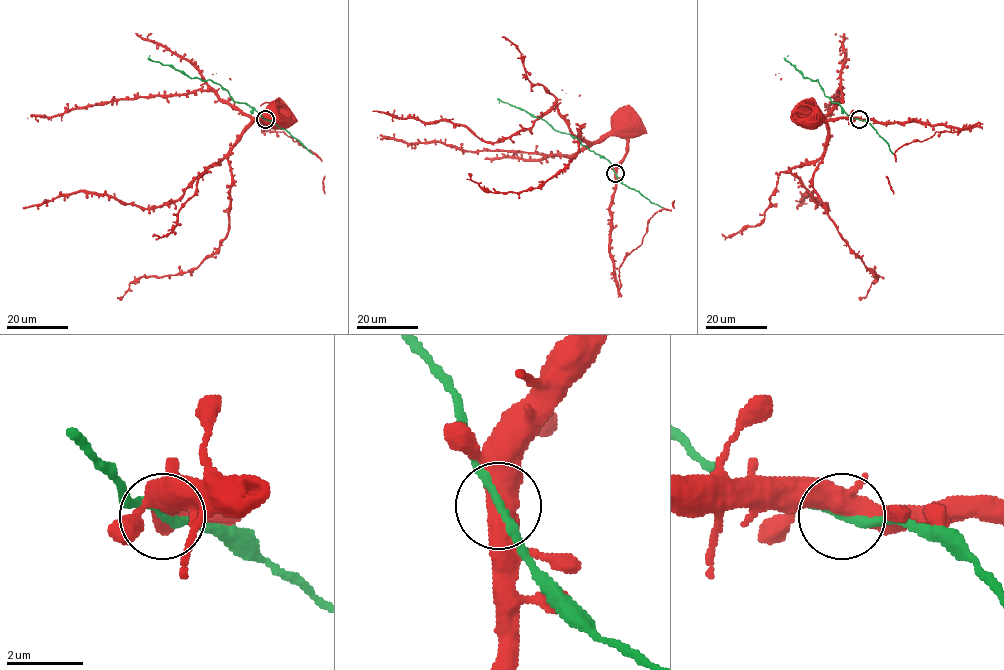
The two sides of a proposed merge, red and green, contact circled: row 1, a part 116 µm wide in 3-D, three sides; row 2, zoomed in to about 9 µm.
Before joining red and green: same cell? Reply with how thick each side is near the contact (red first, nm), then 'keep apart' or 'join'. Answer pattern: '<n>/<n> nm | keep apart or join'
440/190 nm | join

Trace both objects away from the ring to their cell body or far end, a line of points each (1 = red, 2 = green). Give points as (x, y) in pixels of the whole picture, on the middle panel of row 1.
1: (615, 174), (625, 154), (626, 136), (619, 128), (627, 112)
2: (615, 173), (606, 159), (577, 138), (557, 131), (524, 110), (500, 99), (499, 102)

